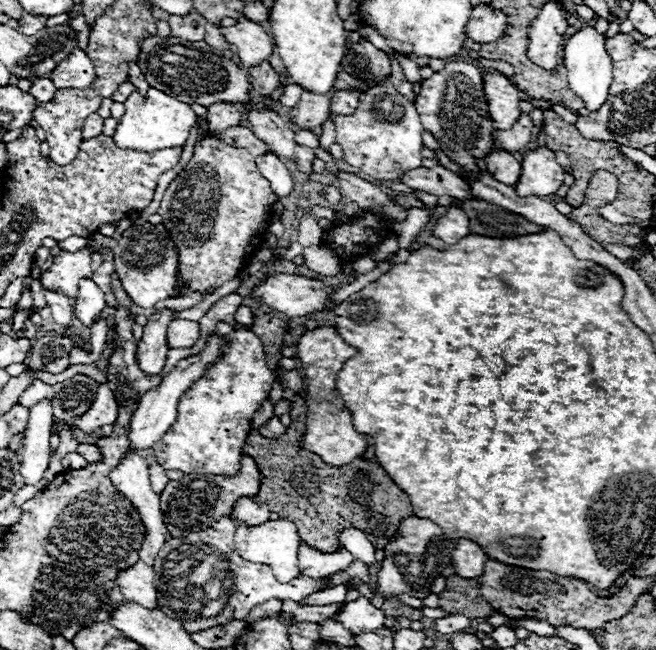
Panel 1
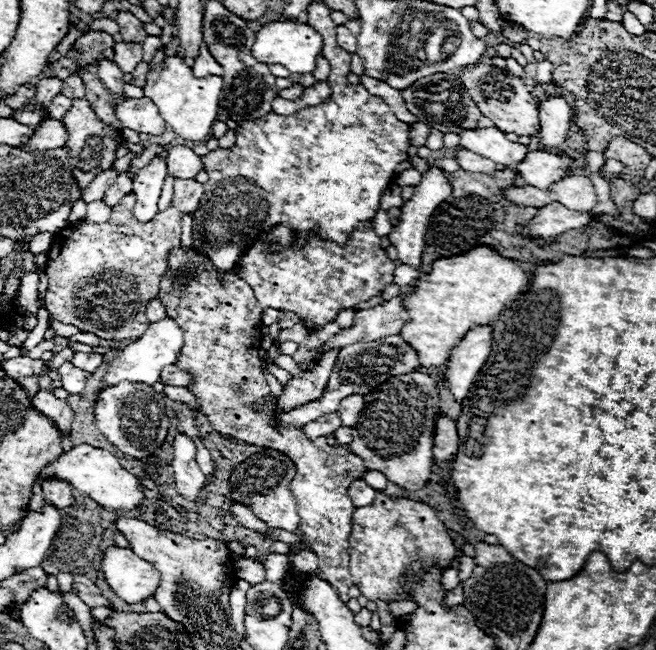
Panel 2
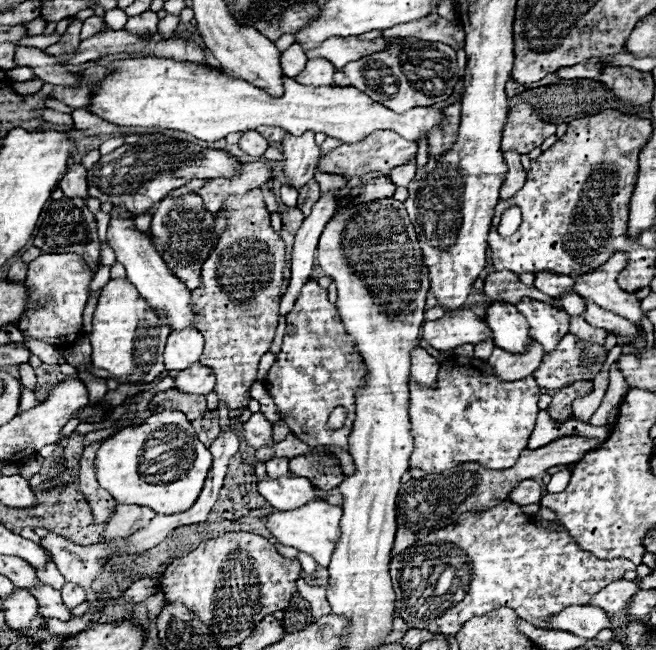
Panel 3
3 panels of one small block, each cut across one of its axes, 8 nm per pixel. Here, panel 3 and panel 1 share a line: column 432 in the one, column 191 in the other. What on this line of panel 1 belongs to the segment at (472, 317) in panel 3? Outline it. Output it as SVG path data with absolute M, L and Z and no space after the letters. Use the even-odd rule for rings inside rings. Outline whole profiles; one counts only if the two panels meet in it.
M174 320L168 328L170 348L192 348L200 338L200 324L190 320Z

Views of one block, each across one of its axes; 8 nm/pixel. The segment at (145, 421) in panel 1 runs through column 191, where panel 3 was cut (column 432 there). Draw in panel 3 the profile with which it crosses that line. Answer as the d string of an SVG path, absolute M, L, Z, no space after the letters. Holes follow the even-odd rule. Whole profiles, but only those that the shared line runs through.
M424 348L412 350L412 380L420 386L432 386L438 380L438 362Z

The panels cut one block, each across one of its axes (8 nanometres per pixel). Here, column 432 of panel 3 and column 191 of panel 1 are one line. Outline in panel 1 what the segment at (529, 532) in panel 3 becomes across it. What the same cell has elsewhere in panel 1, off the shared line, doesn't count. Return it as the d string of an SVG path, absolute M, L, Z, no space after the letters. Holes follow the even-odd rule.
M222 516L222 520L206 530L166 540L158 552L154 562L158 606L170 618L180 620L190 634L224 626L232 620L242 620L256 604L262 604L270 598L298 602L304 596L318 592L322 584L322 580L306 576L280 584L274 578L272 568L266 564L242 560L234 546L234 532L234 522L228 516Z

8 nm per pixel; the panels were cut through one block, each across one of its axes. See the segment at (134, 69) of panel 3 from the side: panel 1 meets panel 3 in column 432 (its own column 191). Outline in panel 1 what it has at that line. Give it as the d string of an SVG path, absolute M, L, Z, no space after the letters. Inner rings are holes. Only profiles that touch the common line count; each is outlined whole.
M150 88L146 96L132 94L124 104L126 104L126 112L120 118L118 130L114 134L114 142L118 148L154 152L154 150L184 146L188 140L190 128L196 124L196 114L188 104L154 88Z

